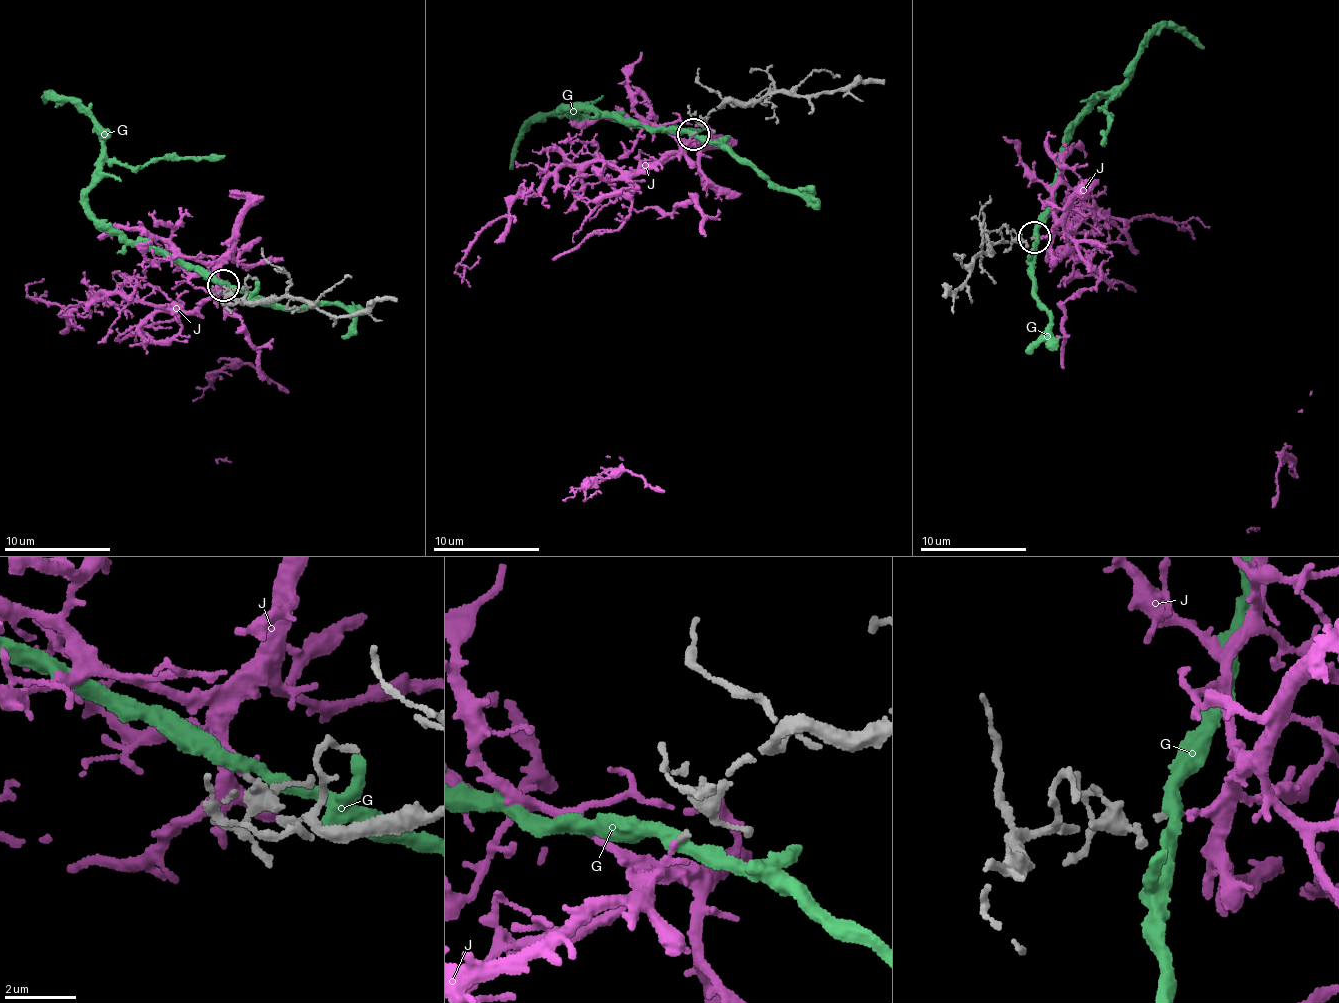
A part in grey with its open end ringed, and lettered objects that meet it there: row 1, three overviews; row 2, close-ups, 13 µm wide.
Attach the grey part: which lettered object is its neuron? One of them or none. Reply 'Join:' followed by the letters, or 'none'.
Join: J

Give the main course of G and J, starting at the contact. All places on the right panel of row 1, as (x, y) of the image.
G: (1032, 236), (1050, 206), (1065, 133), (1087, 109), (1125, 79), (1128, 67), (1155, 33), (1163, 26), (1203, 47)
J: (1035, 235), (1046, 239), (1051, 254), (1086, 262), (1100, 276), (1135, 292), (1285, 442), (1272, 507)

